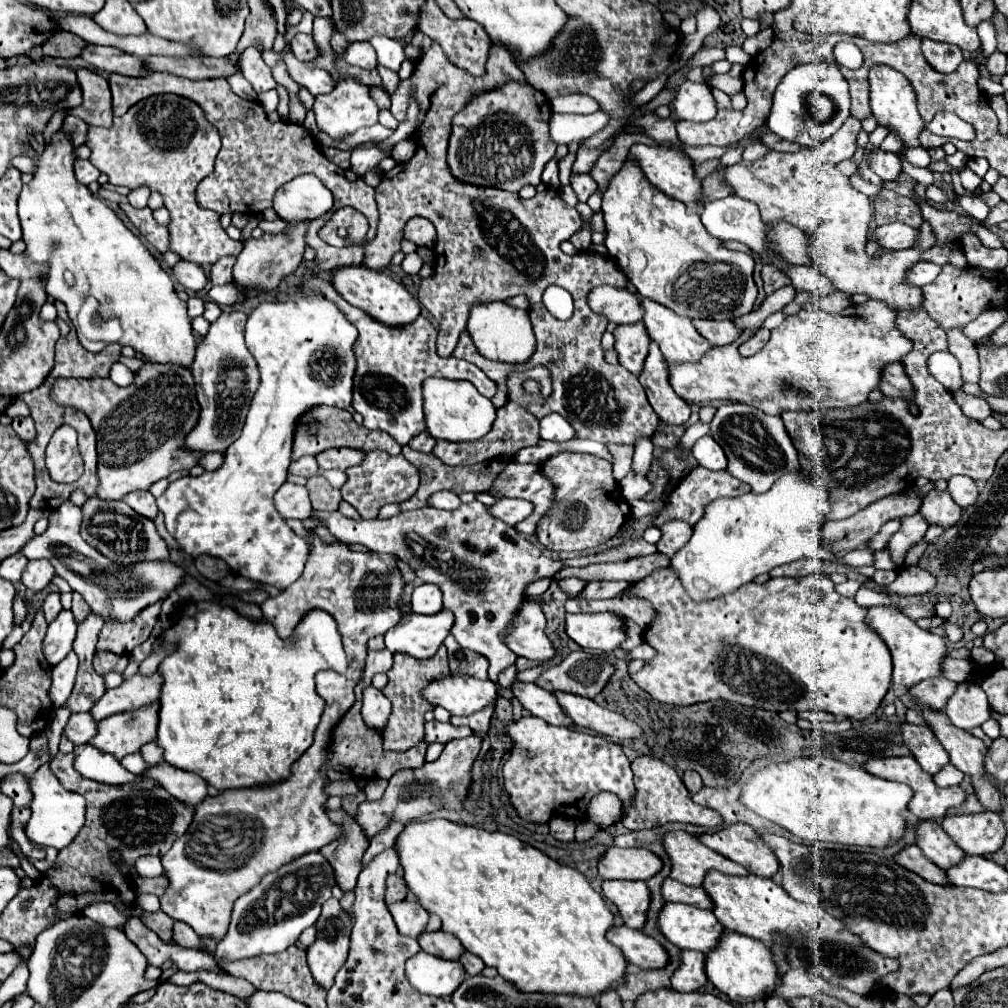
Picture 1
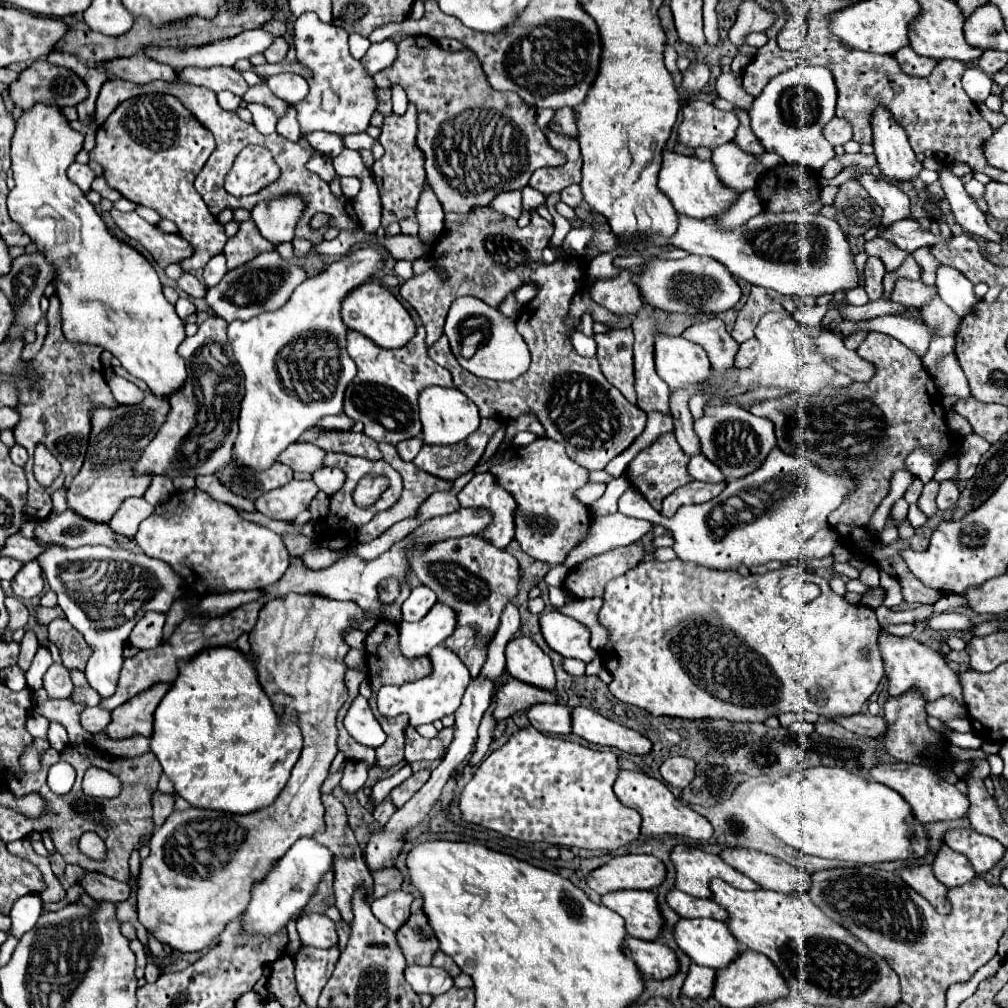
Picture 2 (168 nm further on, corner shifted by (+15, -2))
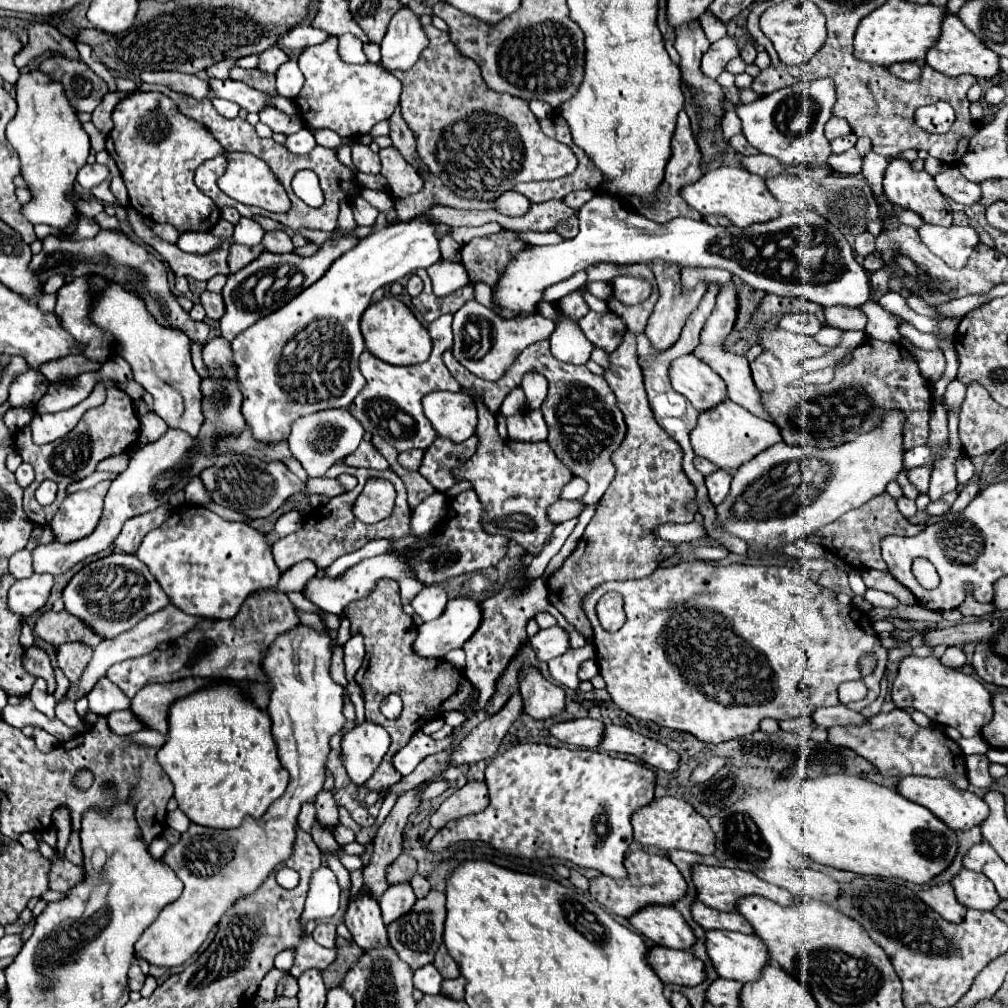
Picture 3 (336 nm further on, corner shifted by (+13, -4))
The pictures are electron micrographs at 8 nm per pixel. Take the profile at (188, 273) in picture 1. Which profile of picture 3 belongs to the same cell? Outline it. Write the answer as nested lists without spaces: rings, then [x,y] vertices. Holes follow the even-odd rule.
[[[204,291],[200,295],[200,301],[206,309],[206,317],[214,319],[214,321],[220,321],[222,315],[224,315],[224,299],[220,293],[210,293],[210,291]]]

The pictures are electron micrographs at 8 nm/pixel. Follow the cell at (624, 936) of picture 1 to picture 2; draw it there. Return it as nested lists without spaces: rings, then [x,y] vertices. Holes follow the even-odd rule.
[[[624,939],[626,955],[636,963],[642,975],[652,979],[666,979],[676,973],[678,961],[674,951],[668,945],[658,941],[642,941],[642,939]]]

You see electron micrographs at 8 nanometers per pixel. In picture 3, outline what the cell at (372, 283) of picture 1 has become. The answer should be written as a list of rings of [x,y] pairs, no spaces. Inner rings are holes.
[[[392,295],[384,297],[376,305],[370,305],[362,315],[360,325],[362,325],[366,349],[374,357],[390,365],[418,365],[418,363],[424,363],[432,353],[432,339],[426,327],[414,317],[414,313],[400,299]]]

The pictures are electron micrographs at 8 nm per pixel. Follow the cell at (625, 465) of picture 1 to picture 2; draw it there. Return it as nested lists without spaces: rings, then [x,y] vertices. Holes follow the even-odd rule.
[[[588,483],[588,485],[584,485],[584,487],[580,487],[580,489],[576,491],[576,497],[578,497],[578,501],[582,501],[584,505],[592,505],[596,499],[602,497],[604,489],[606,489],[606,483]]]

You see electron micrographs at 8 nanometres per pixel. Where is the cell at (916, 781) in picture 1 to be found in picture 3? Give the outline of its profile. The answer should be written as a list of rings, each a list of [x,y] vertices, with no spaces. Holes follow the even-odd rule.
[[[904,777],[900,779],[898,785],[898,793],[914,803],[924,805],[926,809],[930,809],[938,819],[950,823],[952,829],[956,831],[964,831],[964,829],[972,829],[976,825],[980,825],[986,817],[988,817],[988,805],[984,803],[982,797],[970,793],[970,791],[962,791],[956,785],[950,785],[950,781],[946,779],[932,779],[932,777]]]

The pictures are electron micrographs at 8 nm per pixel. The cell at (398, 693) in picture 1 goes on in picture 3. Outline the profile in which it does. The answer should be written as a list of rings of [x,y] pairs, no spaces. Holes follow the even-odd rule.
[[[380,579],[374,585],[374,591],[358,603],[350,603],[350,607],[346,607],[344,615],[348,615],[348,619],[352,623],[350,633],[352,635],[360,633],[364,637],[364,645],[366,645],[364,663],[356,673],[356,681],[360,683],[360,687],[364,691],[366,719],[376,725],[382,725],[388,731],[388,735],[392,737],[390,749],[384,755],[380,767],[364,783],[364,787],[368,787],[370,791],[380,791],[380,795],[386,797],[390,787],[402,779],[402,775],[392,765],[394,753],[398,749],[402,749],[410,741],[410,737],[418,729],[422,729],[424,723],[432,721],[434,717],[440,719],[448,711],[466,711],[466,707],[472,705],[472,701],[476,699],[474,695],[478,693],[478,689],[468,681],[464,671],[454,669],[454,665],[446,663],[444,659],[424,659],[424,657],[416,655],[414,639],[416,639],[418,631],[416,631],[412,617],[402,611],[398,583],[394,583],[392,579]],[[390,693],[398,693],[404,703],[402,713],[396,721],[390,721],[380,713],[380,703]]]

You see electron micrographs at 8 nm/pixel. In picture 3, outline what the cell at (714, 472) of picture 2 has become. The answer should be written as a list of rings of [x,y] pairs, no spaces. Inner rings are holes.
[[[716,471],[706,477],[706,487],[710,493],[710,501],[714,505],[718,505],[726,499],[726,495],[730,493],[730,481],[732,481],[732,477],[726,471]]]

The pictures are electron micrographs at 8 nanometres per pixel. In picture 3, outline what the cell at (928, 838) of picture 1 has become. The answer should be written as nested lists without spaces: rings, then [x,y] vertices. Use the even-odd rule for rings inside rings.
[[[962,869],[960,875],[956,879],[952,879],[952,887],[956,891],[958,901],[968,909],[994,911],[1000,903],[1000,897],[998,897],[994,885],[990,883],[990,879],[986,879],[986,875],[974,873],[970,869]]]

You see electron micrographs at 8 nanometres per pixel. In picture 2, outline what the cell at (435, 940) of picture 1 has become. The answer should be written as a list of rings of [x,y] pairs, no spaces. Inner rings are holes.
[[[422,911],[410,915],[410,919],[396,931],[396,939],[408,965],[430,965],[438,951],[438,941]]]

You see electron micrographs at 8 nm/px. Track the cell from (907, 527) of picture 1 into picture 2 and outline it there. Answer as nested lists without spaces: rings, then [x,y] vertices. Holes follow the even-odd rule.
[[[898,499],[898,501],[894,503],[890,515],[892,515],[892,523],[894,523],[894,527],[898,527],[900,523],[906,521],[906,515],[908,515],[908,503],[906,503],[904,499]]]

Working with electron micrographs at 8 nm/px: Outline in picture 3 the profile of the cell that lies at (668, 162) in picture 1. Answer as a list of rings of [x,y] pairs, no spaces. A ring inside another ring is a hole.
[[[710,167],[694,185],[684,187],[680,193],[686,203],[690,203],[690,207],[700,211],[704,217],[726,215],[736,227],[750,227],[750,223],[764,223],[776,219],[782,211],[782,205],[768,191],[762,177],[736,167]]]

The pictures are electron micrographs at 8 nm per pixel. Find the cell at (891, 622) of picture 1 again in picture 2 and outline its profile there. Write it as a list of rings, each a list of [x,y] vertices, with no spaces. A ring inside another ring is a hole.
[[[880,629],[878,647],[882,653],[886,677],[888,677],[888,693],[892,697],[902,695],[910,687],[918,687],[922,693],[926,693],[926,701],[934,701],[942,695],[952,695],[958,701],[962,701],[962,687],[958,683],[958,675],[948,667],[946,659],[938,651],[934,651],[932,647],[928,647],[912,637],[890,635],[884,629]]]

